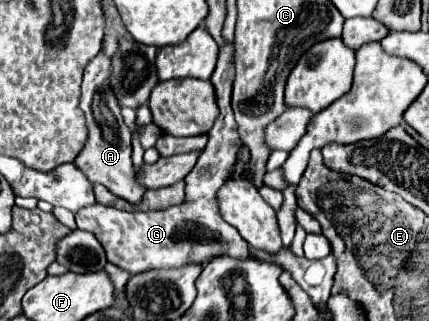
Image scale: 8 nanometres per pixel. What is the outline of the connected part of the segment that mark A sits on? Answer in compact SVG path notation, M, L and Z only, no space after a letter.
M101 48L101 52L87 64L83 86L81 86L81 90L83 90L81 108L87 118L89 140L87 140L83 152L77 156L75 166L79 166L79 170L91 182L103 184L115 196L119 196L131 204L139 204L143 200L143 194L147 188L137 182L137 172L131 164L131 130L123 122L119 102L109 86L109 78L111 78L111 56L107 56Z

